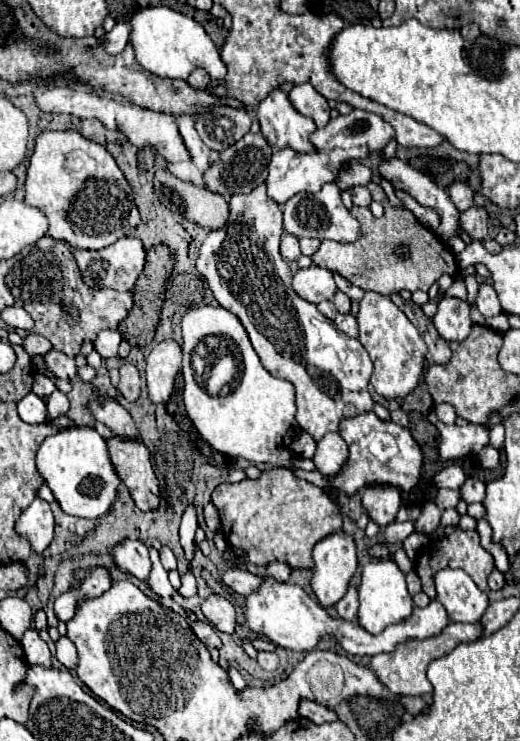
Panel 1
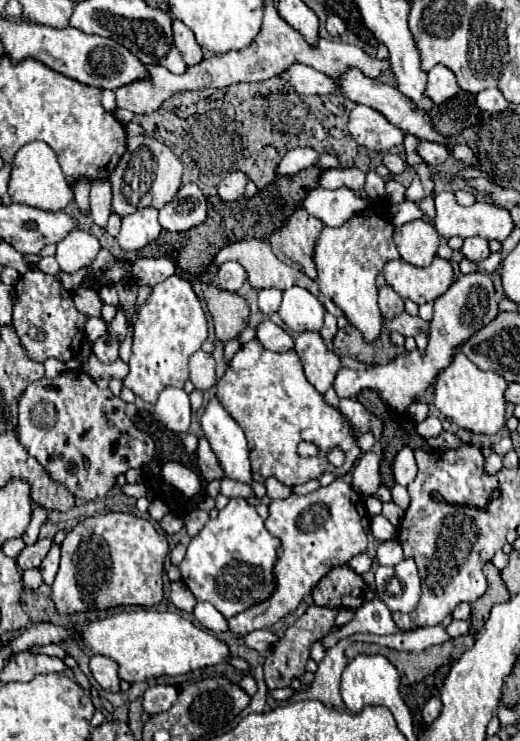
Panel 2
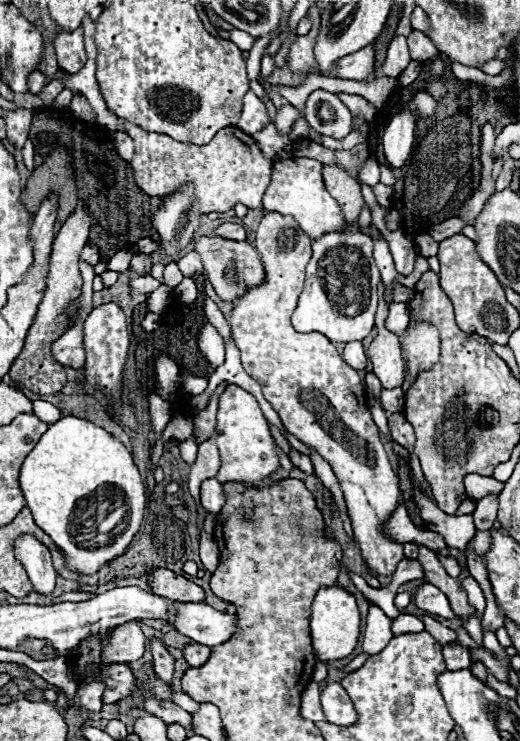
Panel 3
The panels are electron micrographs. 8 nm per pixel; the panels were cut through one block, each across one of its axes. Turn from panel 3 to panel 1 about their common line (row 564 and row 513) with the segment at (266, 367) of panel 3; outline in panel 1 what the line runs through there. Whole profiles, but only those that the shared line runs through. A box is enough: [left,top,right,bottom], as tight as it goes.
[362,486,400,528]

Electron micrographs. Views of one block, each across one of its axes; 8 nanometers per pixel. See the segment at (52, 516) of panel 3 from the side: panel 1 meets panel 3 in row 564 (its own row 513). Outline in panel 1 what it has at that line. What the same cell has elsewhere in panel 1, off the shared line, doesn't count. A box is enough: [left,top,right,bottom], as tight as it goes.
[36,428,120,518]

